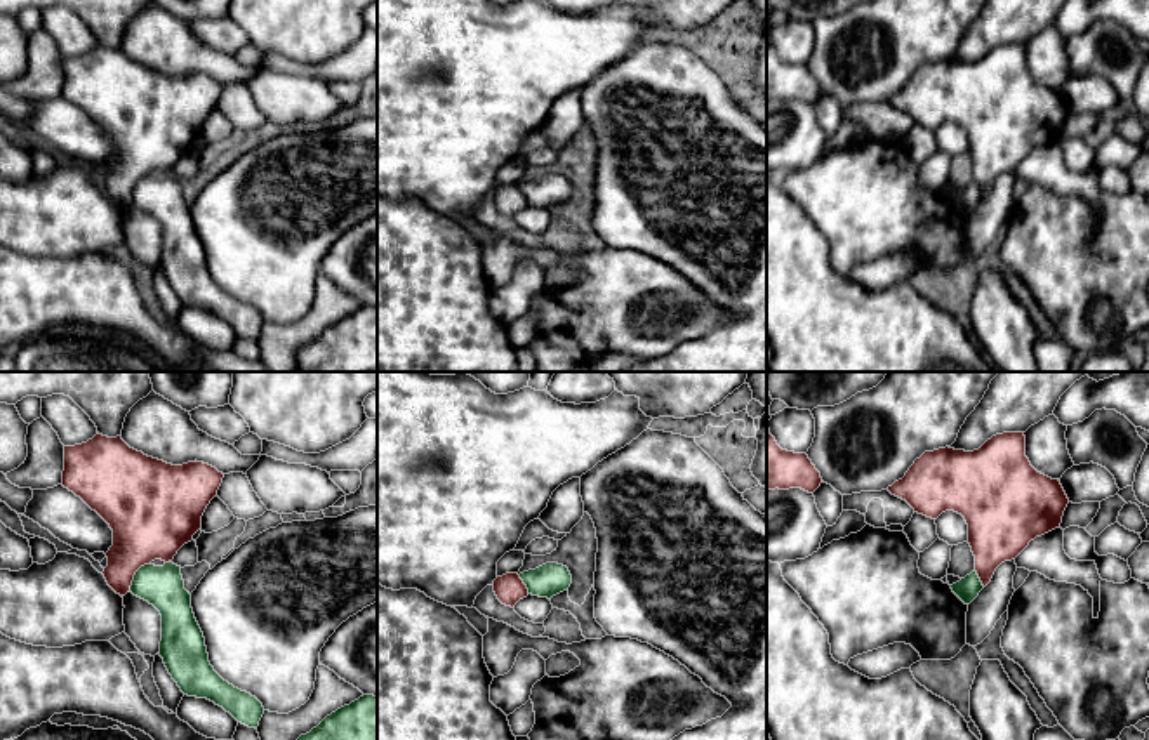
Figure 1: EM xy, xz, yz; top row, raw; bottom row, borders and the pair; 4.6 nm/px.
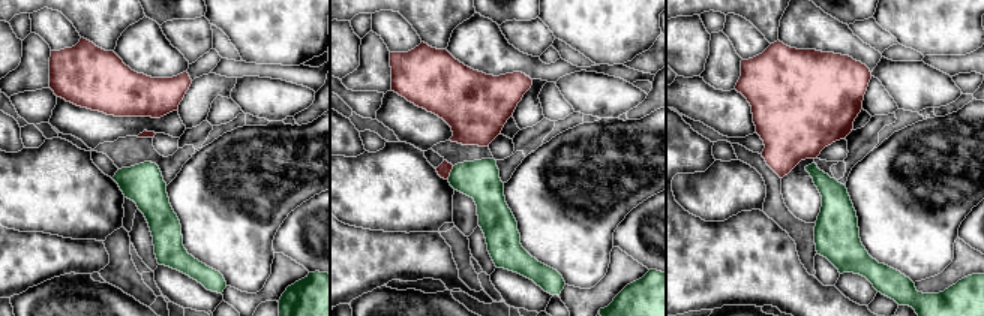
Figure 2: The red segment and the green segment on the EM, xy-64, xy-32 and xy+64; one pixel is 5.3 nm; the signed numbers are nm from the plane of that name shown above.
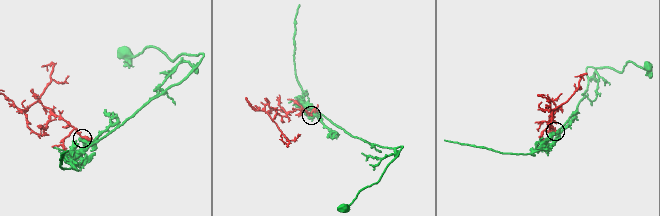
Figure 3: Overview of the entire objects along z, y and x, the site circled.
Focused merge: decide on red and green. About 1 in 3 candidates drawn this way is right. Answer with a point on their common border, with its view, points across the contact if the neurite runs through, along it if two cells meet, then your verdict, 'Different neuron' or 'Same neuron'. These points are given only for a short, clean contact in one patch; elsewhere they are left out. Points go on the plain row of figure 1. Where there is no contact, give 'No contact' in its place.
Touches red at xy (134, 184). Boundary: xy (148, 174), (136, 183), (127, 202). Different neuron

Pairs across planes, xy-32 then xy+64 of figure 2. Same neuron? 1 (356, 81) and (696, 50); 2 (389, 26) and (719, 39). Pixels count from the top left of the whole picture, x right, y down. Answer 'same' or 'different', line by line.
1: different
2: different

